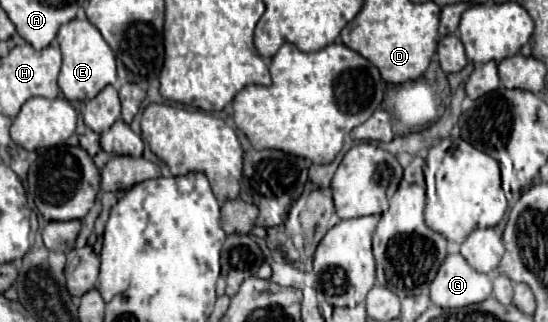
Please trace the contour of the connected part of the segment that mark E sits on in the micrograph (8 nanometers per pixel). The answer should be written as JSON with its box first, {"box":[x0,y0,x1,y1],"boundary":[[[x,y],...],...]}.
{"box":[58,20,116,100],"boundary":[[[70,20],[68,24],[60,26],[58,42],[62,50],[62,68],[58,76],[58,86],[66,100],[90,100],[108,84],[116,84],[116,58],[106,40],[102,38],[100,30],[92,26],[88,20]]]}

